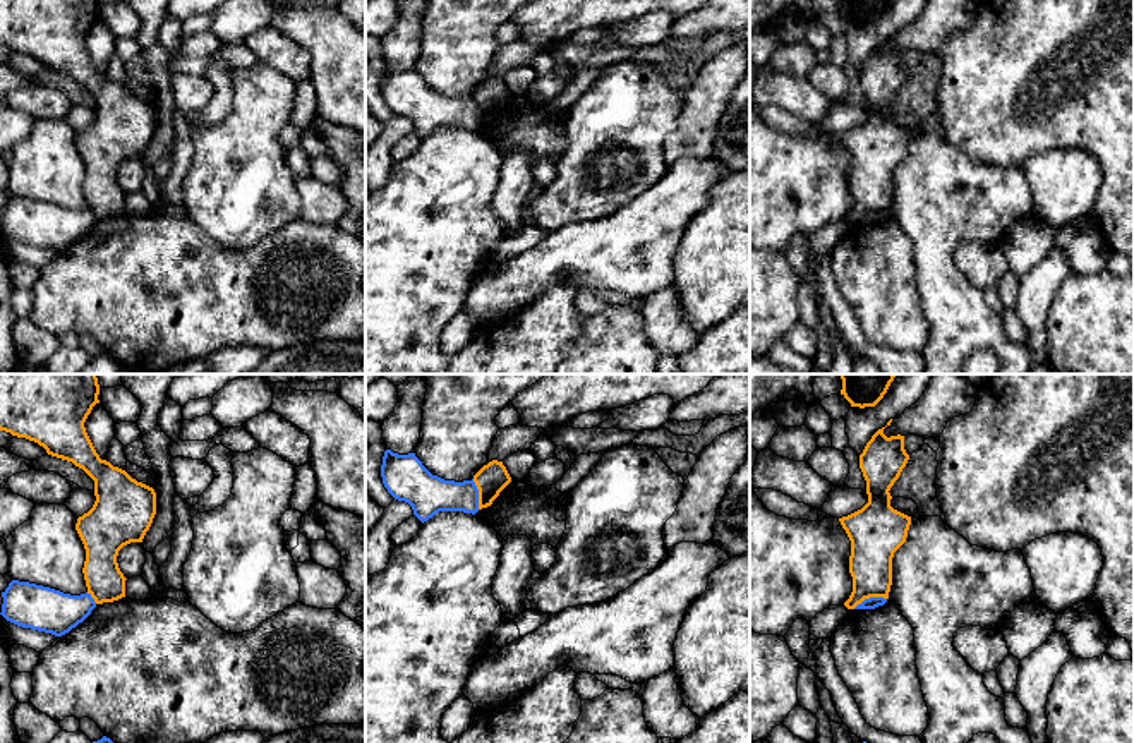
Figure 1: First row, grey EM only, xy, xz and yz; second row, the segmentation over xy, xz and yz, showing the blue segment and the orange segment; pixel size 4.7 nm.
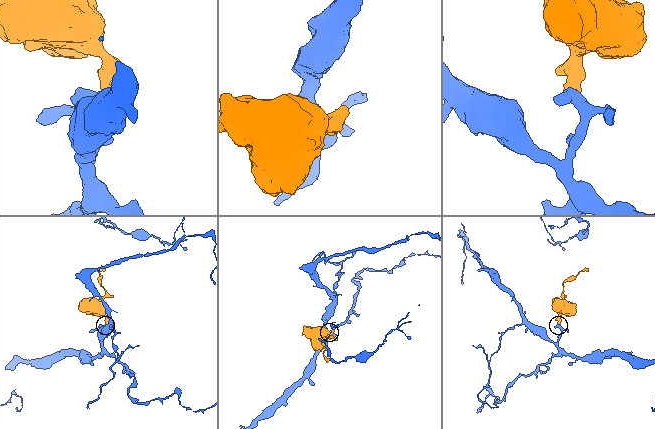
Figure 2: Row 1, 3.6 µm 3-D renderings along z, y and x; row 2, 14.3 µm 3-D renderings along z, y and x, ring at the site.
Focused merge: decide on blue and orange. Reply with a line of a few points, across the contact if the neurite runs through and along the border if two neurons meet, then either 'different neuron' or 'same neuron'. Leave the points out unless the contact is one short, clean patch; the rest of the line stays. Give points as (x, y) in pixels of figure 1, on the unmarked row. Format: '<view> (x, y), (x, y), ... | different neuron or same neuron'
yz (886, 213), (865, 213), (853, 223) | different neuron

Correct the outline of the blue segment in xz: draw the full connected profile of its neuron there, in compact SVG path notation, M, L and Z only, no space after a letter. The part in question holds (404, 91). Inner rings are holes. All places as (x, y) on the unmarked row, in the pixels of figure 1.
M386 65L381 93L388 108L408 118L422 139L439 127L479 127L479 105L474 94L455 98L432 91L415 69L398 70Z

